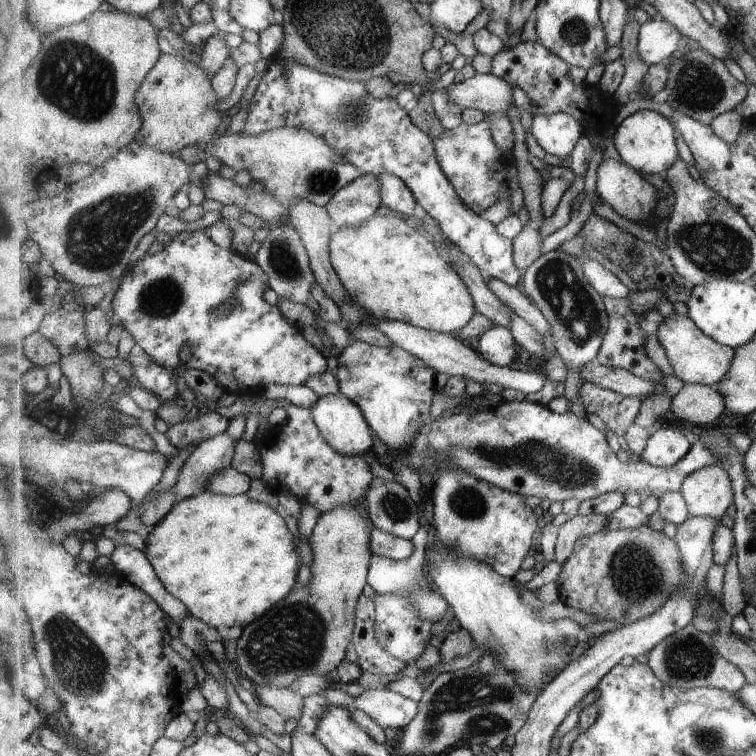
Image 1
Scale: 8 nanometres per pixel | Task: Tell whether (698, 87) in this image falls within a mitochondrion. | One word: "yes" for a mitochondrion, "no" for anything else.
yes

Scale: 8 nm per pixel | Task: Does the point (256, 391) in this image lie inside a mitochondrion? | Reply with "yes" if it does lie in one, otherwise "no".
no

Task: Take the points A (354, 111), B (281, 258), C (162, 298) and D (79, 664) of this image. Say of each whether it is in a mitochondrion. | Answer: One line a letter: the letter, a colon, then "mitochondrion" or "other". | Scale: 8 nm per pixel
A: mitochondrion
B: mitochondrion
C: mitochondrion
D: mitochondrion

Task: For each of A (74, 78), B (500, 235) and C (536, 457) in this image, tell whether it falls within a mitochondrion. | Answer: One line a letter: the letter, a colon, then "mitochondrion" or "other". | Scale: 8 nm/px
A: mitochondrion
B: other
C: mitochondrion

